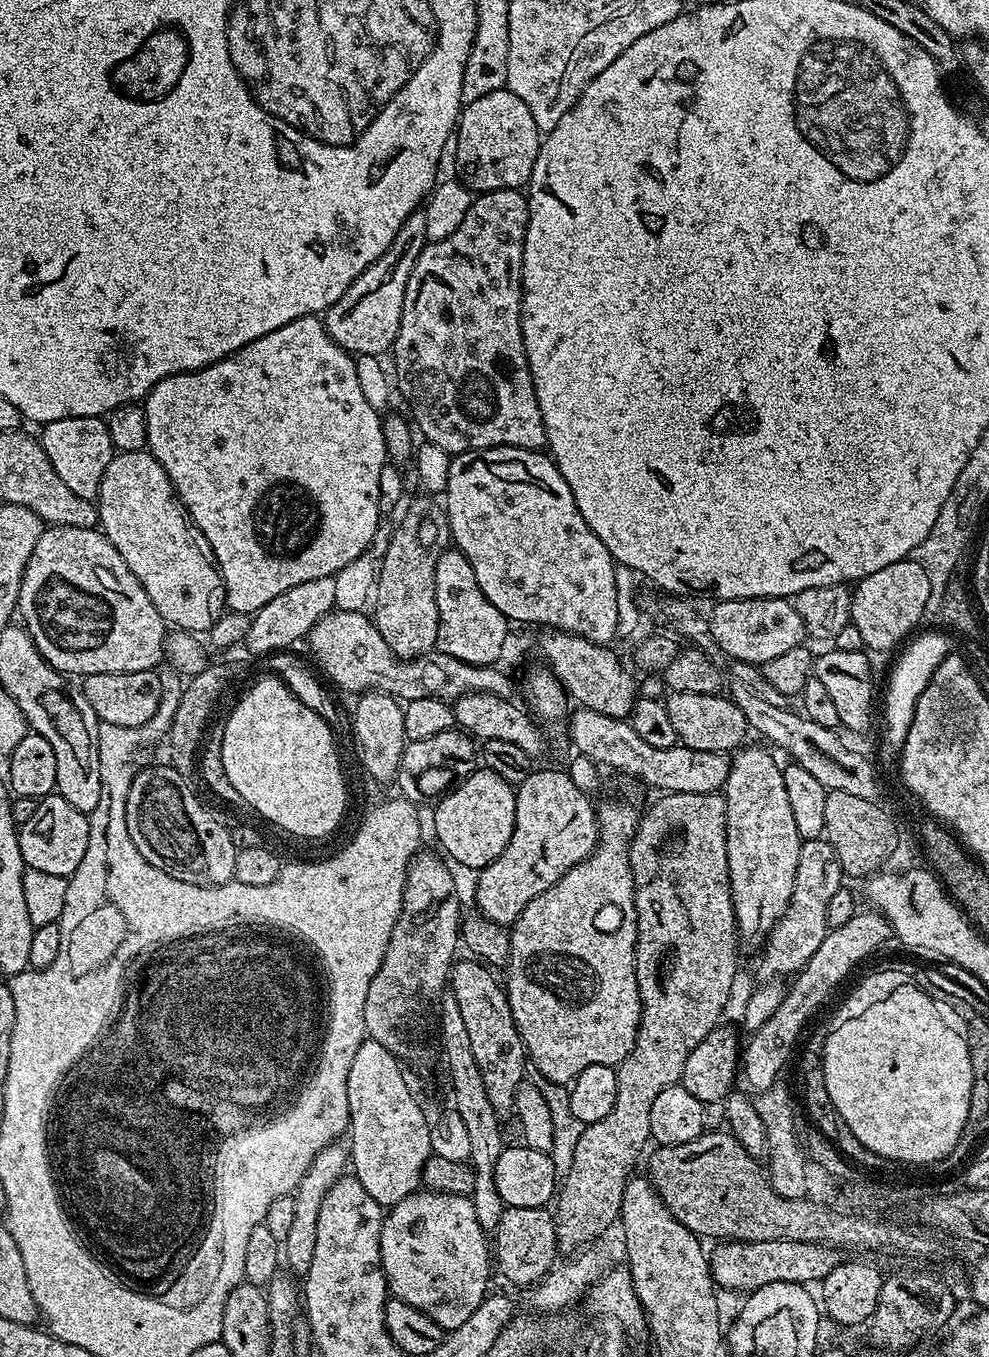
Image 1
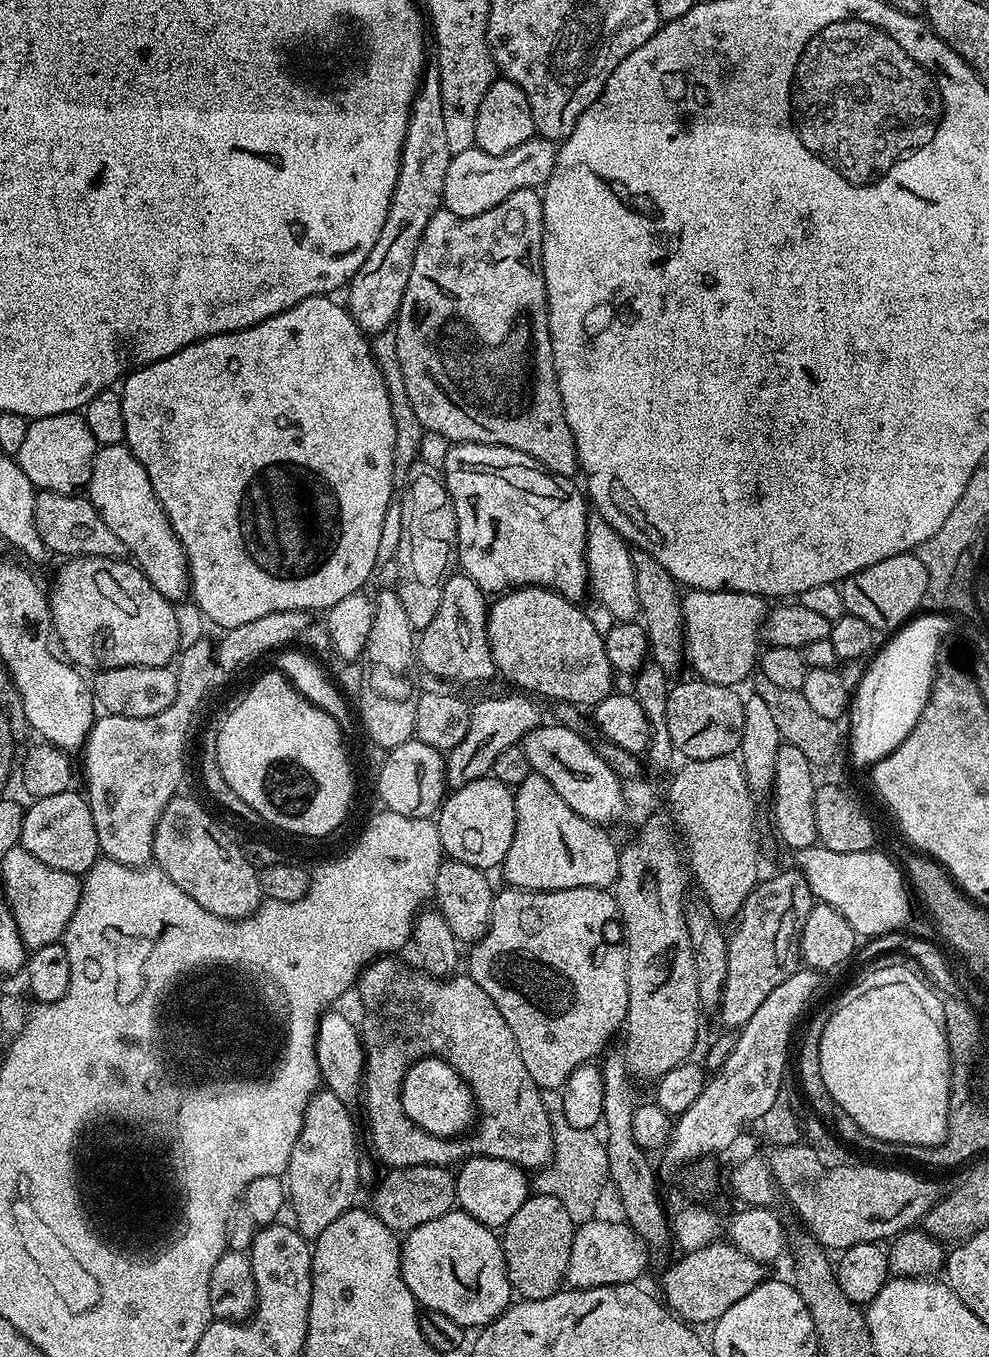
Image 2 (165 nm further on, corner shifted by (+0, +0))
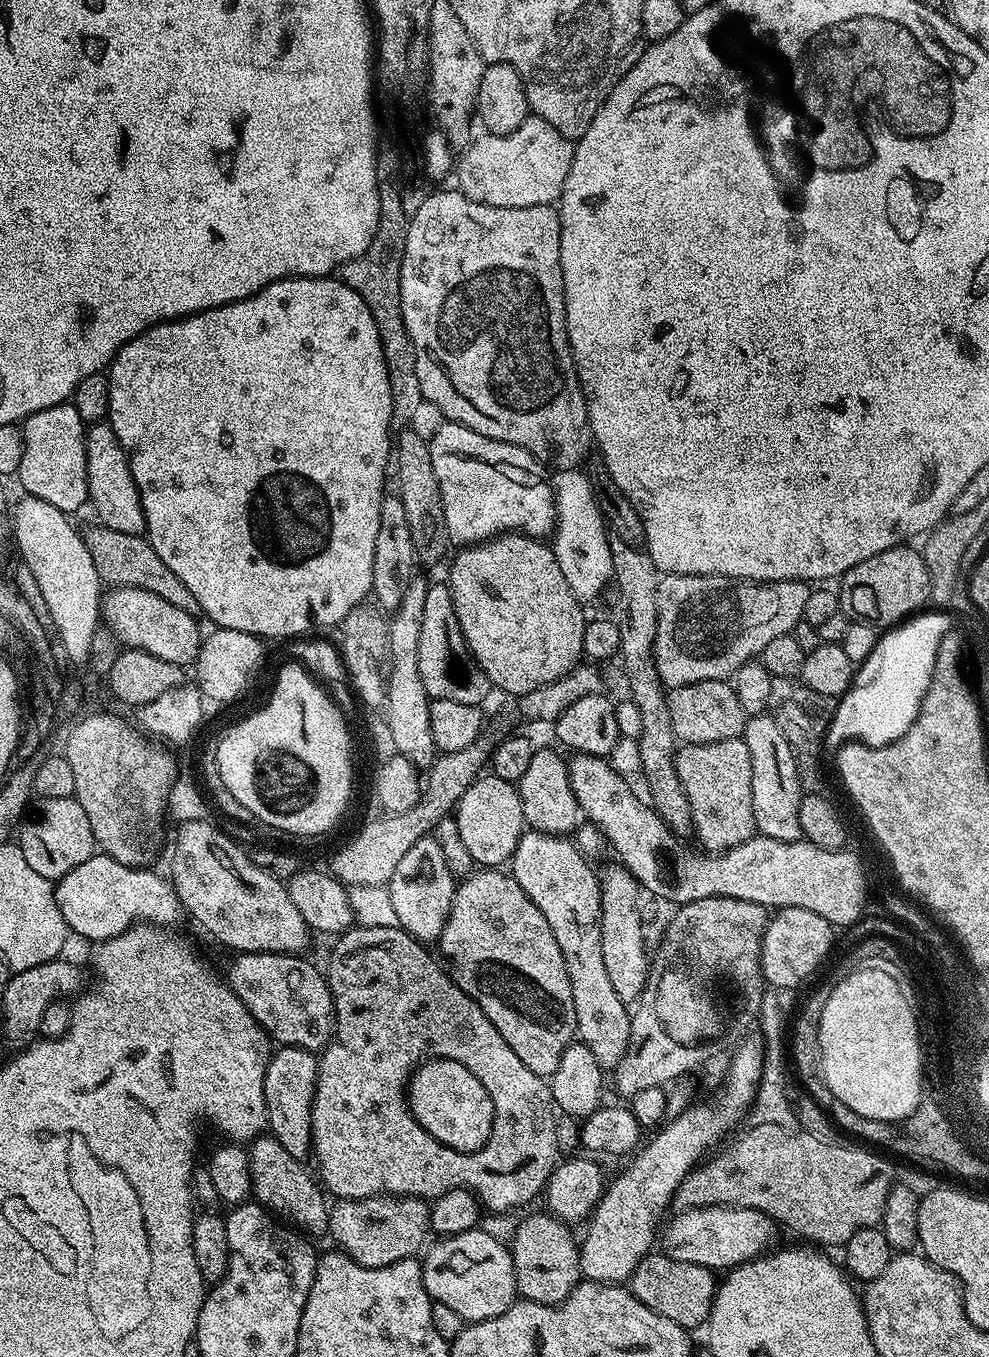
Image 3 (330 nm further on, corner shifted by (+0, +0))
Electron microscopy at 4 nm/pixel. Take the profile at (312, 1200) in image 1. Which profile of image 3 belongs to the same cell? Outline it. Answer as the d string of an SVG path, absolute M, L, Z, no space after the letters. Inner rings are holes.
M280 1046L273 1051L266 1066L264 1093L266 1094L266 1110L268 1111L267 1131L288 1150L294 1158L303 1161L312 1151L312 1099L316 1093L317 1053L308 1052L305 1048L289 1048Z

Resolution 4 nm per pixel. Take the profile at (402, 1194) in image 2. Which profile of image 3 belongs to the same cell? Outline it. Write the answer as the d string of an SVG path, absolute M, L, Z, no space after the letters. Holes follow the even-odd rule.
M371 1196L361 1200L337 1199L335 1203L331 1205L328 1213L328 1232L336 1239L335 1247L362 1266L377 1268L390 1266L399 1260L413 1259L425 1247L424 1239L430 1236L428 1223L430 1208L418 1196Z

